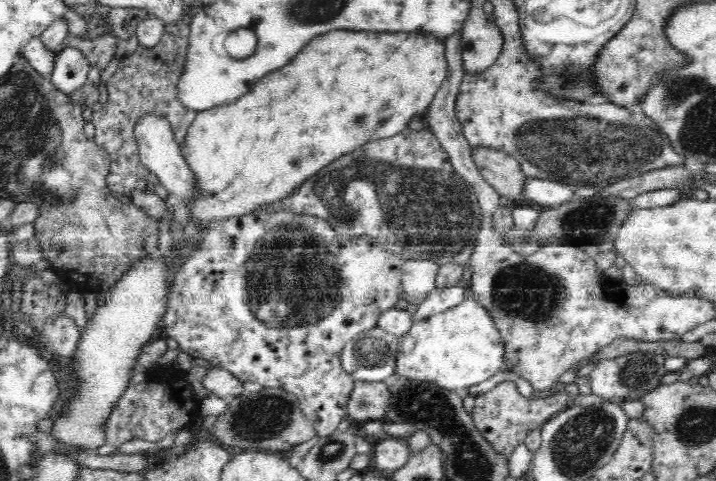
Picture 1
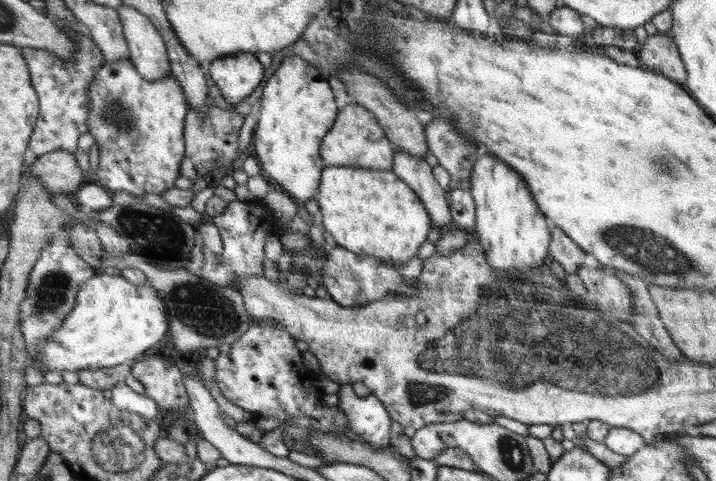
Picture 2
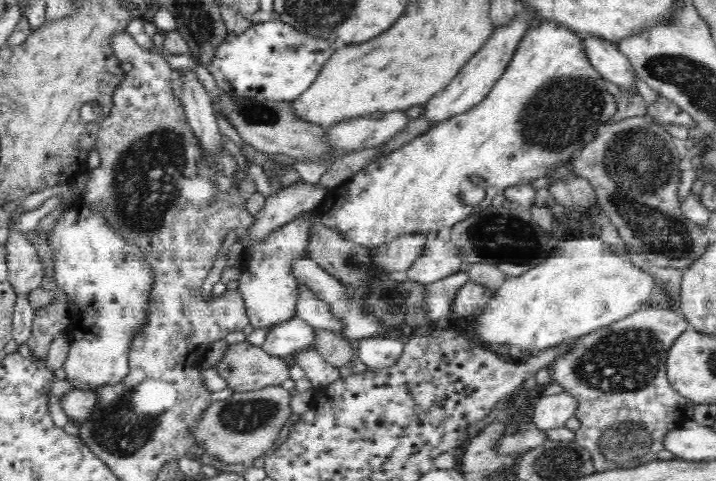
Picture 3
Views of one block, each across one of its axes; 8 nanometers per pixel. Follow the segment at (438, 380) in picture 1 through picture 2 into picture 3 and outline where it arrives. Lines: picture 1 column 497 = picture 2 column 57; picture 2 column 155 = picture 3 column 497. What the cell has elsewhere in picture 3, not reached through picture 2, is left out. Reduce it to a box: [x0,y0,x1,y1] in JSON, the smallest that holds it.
[474,238,678,350]

